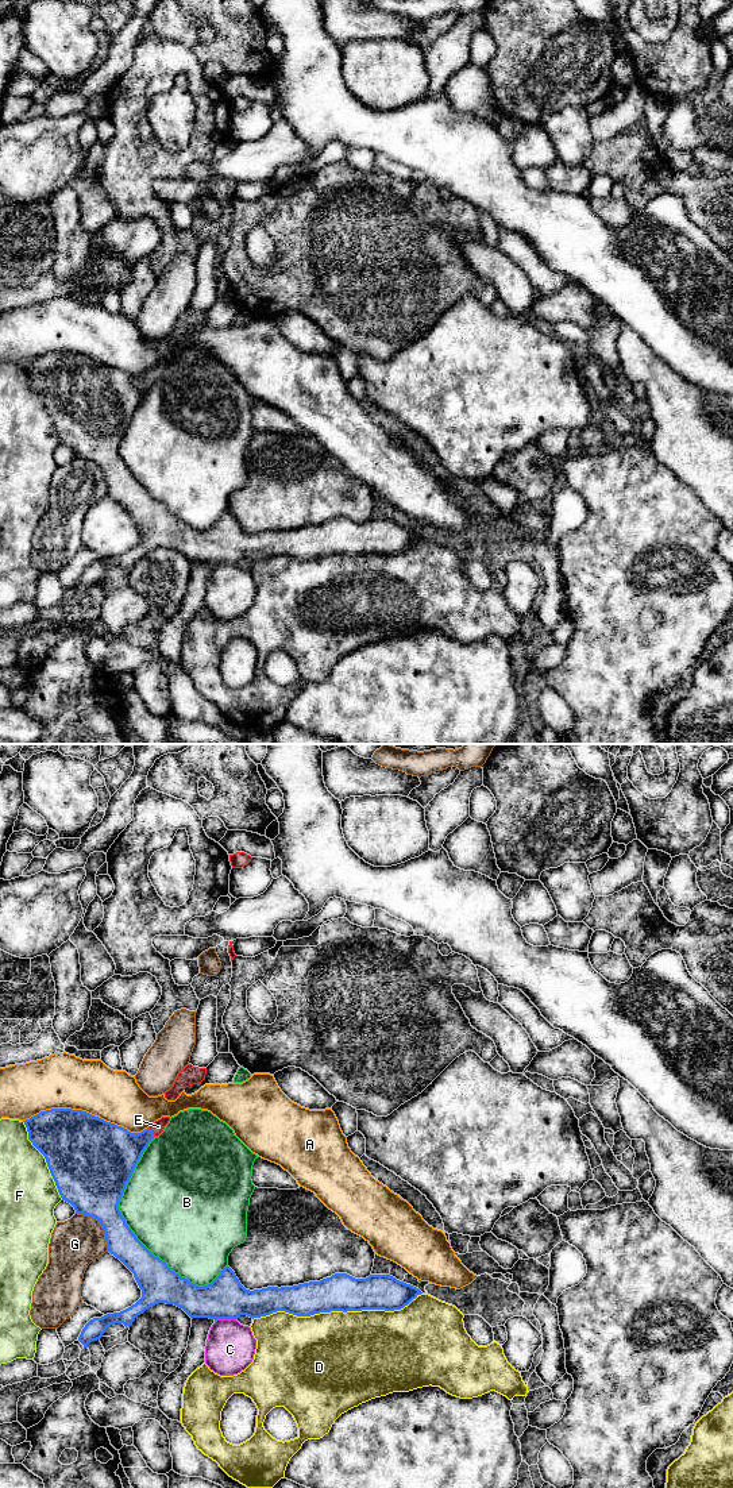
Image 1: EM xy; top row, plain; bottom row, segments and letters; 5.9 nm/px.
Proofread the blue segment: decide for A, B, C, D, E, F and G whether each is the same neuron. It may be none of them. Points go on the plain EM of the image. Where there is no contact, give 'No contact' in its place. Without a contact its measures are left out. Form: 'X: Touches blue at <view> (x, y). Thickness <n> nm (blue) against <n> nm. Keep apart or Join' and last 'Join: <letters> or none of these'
A: Touches blue at xy (78, 354). Thickness 460 nm (blue) against 320 nm. Keep apart
B: Touches blue at xy (124, 466). Thickness 300 nm (blue) against 480 nm. Keep apart
C: Touches blue at xy (224, 562). Thickness 240 nm (blue) against 300 nm. Keep apart
D: Touches blue at xy (336, 554). Thickness 220 nm (blue) against 480 nm. Keep apart
E: Touches blue at xy (153, 376). Thickness 280 nm (blue) against 70 nm. Join
F: Touches blue at xy (46, 404). Thickness 480 nm (blue) against 340 nm. Keep apart
G: Touches blue at xy (100, 467). Thickness 360 nm (blue) against 300 nm. Keep apart
Join: E

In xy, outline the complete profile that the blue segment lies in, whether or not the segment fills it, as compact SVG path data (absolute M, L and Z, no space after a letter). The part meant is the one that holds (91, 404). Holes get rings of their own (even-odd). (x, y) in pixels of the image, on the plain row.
M51 352L23 365L28 375L28 383L46 402L62 444L70 447L77 458L99 464L105 477L108 496L134 517L142 533L142 541L131 551L90 563L78 583L73 586L81 594L88 591L92 585L100 583L111 568L123 567L130 571L138 559L158 547L174 548L182 552L192 563L209 562L217 564L238 563L240 559L254 563L277 555L297 560L310 560L331 555L394 555L404 552L423 537L418 532L390 519L370 519L366 523L355 523L347 517L335 517L320 525L254 535L246 533L229 510L225 510L211 528L204 531L181 521L136 482L119 454L119 446L126 429L143 396L163 375L169 365L170 361L162 361L138 378L86 355L72 352Z

